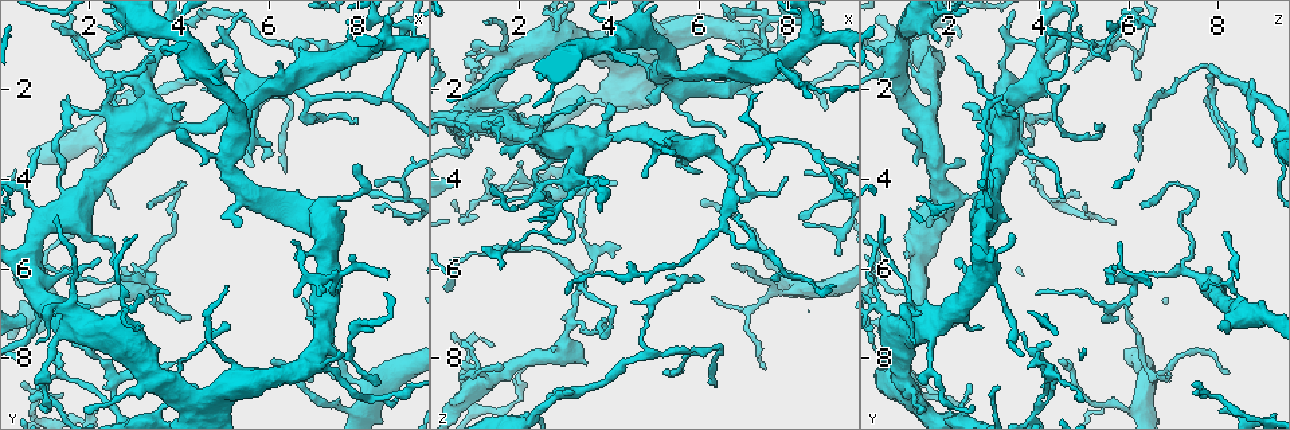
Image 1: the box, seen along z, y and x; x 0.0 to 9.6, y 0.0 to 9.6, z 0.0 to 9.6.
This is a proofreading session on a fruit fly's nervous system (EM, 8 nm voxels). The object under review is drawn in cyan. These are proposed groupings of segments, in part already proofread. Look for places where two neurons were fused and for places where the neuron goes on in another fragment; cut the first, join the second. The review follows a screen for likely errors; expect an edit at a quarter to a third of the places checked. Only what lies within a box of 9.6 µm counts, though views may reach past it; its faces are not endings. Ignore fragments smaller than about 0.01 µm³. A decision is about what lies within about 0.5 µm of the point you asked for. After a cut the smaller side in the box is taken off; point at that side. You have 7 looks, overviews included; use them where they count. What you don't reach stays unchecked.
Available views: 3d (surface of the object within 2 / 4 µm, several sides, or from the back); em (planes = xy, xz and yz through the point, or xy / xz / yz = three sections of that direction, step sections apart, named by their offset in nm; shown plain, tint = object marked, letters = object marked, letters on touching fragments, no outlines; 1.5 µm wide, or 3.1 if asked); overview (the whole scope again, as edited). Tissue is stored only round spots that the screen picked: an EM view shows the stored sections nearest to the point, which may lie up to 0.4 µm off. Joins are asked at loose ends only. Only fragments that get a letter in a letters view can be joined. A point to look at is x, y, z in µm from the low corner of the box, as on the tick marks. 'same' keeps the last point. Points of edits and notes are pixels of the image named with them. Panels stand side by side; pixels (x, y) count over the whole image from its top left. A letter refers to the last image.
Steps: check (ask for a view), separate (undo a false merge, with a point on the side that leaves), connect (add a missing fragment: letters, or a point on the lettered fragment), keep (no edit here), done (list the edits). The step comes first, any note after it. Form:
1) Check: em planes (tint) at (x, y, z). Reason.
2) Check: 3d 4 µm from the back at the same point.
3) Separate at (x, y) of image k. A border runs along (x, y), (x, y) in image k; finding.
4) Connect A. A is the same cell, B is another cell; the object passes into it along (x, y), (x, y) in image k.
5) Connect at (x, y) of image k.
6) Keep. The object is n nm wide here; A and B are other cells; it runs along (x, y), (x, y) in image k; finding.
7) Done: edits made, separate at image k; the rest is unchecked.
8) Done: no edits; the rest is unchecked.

Check: em xy step 4 (letters) at (1.20, 8.15, 3.80).

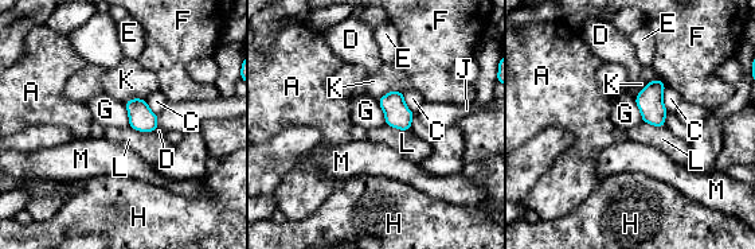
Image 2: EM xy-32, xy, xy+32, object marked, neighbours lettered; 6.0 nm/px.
Check: em planes (letters) at the same point. Cut it another way.

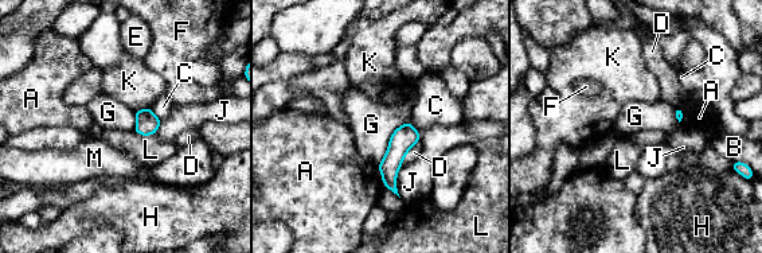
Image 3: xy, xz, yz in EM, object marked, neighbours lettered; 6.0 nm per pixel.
Keep. A, B, C, D, E, F, G, H, J, K, L and M are other cells; no lettered fragment goes on from it.

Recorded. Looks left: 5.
Check: em planes (letters) at (4.10, 2.35, 2.35). Branch stops here.

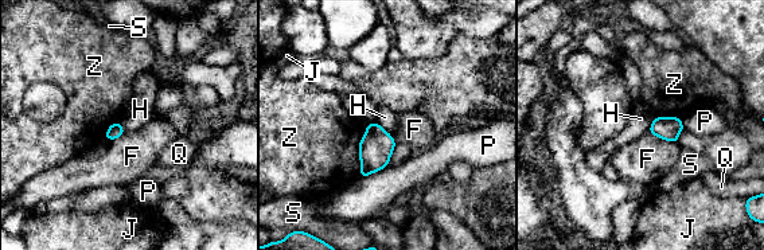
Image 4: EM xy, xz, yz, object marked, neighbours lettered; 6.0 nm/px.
Keep. The longest contact is with Z, 320 nm; F, H, J, P, Q, S and Z are other cells; a border runs along (375, 121), (390, 135) in image 4; none of them fits.

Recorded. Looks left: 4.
Check: em yz step 8 (letters) at (5.75, 2.00, 3.25). Sharp bend.

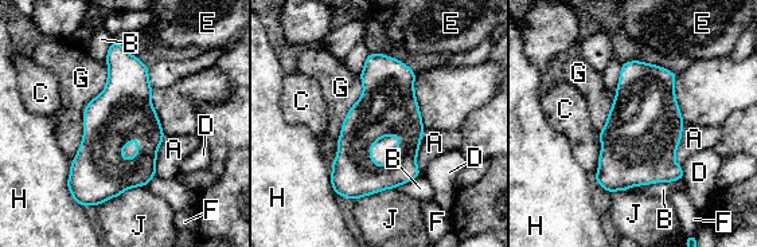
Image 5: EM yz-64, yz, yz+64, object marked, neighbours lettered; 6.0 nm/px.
Check: em planes (letters) at the same point.

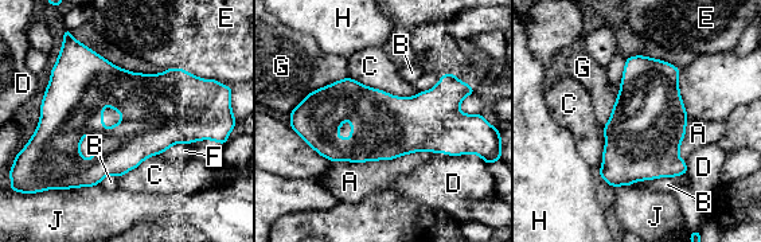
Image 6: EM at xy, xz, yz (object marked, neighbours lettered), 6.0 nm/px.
Keep. A, B, C, D, E, F, G, H and J are other cells; a border runs along (350, 77), (402, 97), (420, 92) in image 6; one neuron here.

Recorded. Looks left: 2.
Done: no edits; the rest is unchecked.

